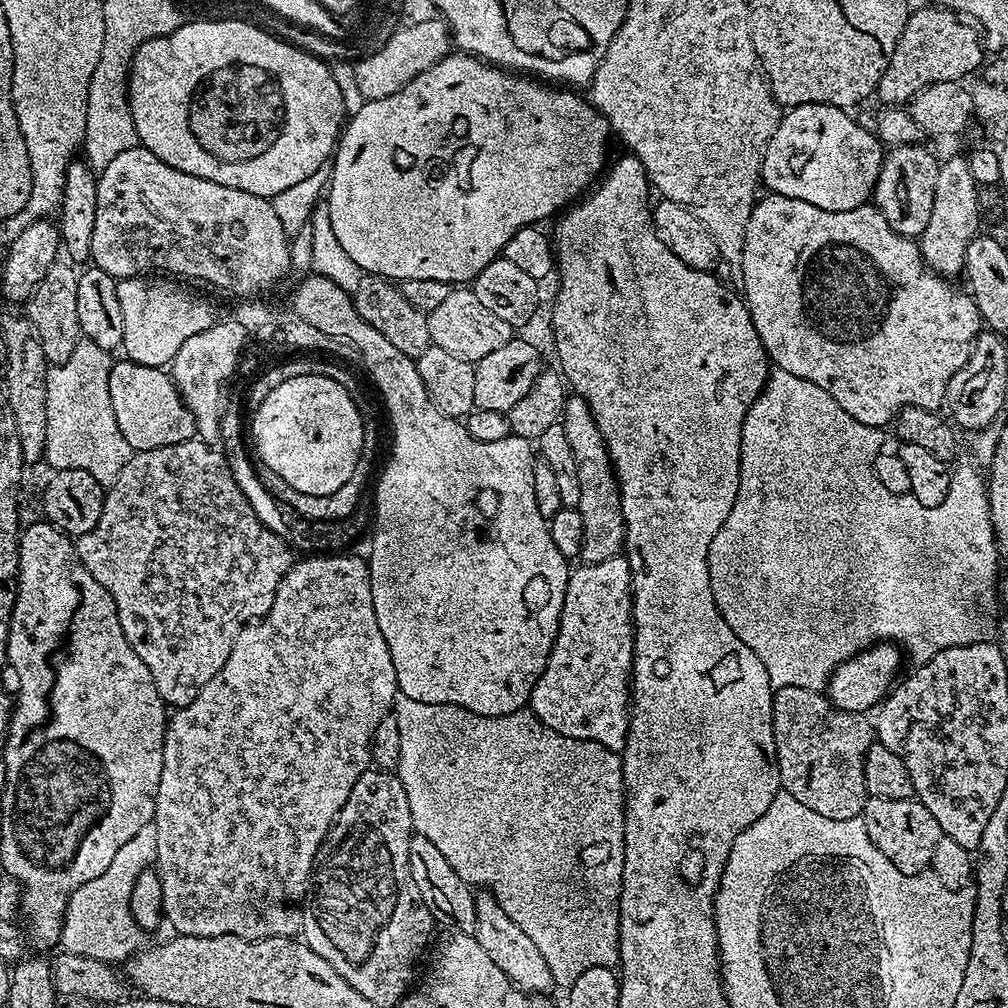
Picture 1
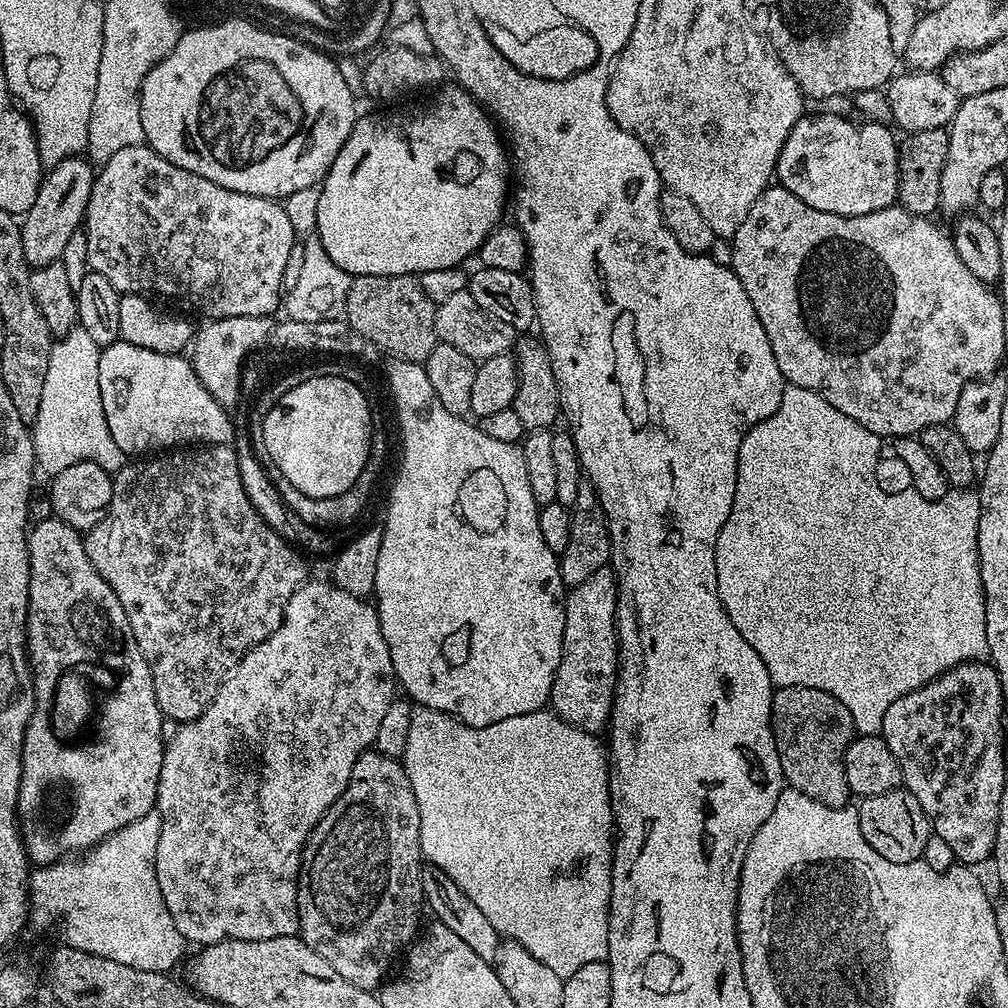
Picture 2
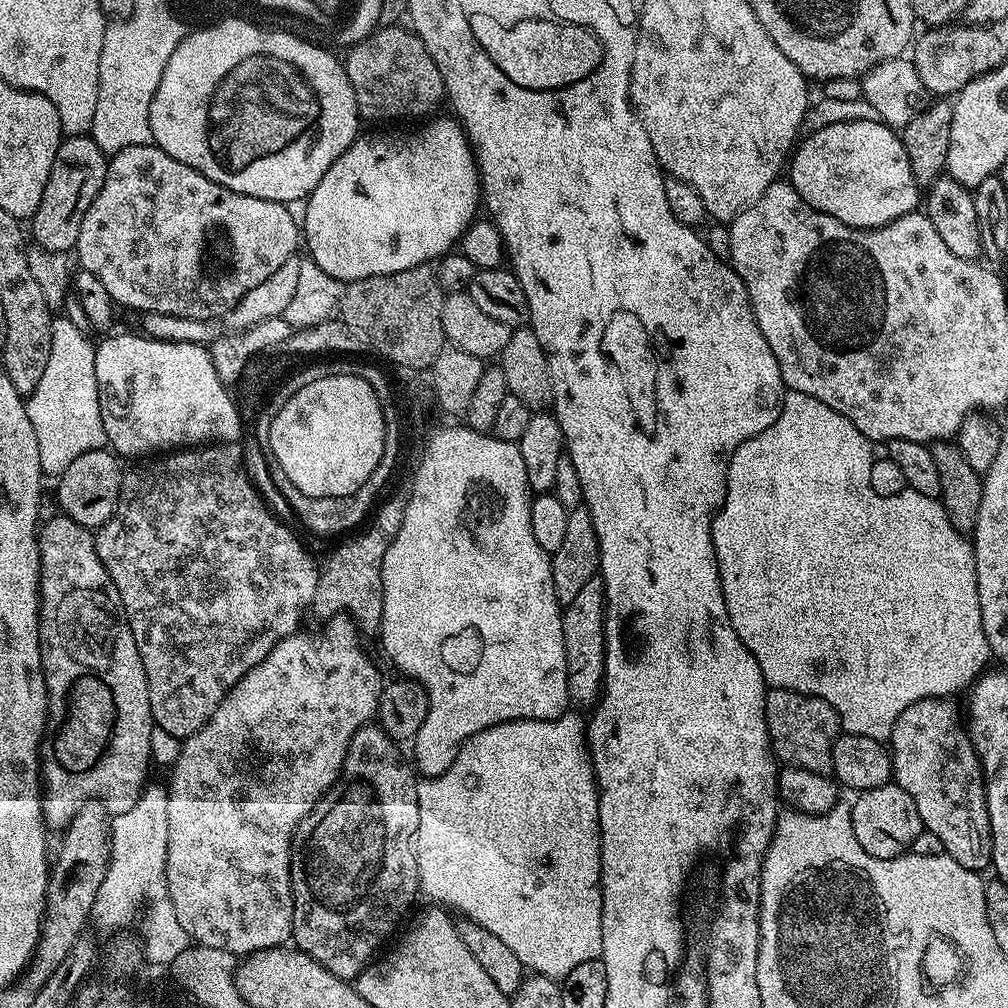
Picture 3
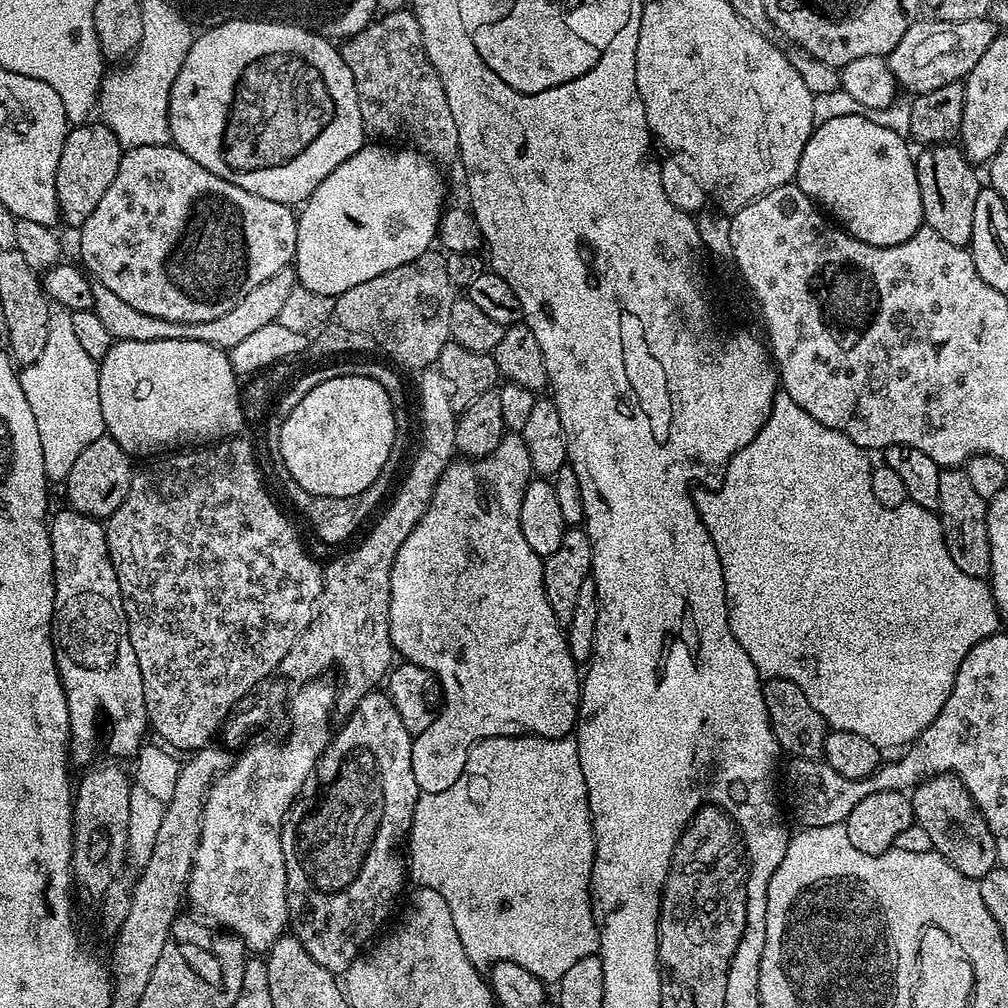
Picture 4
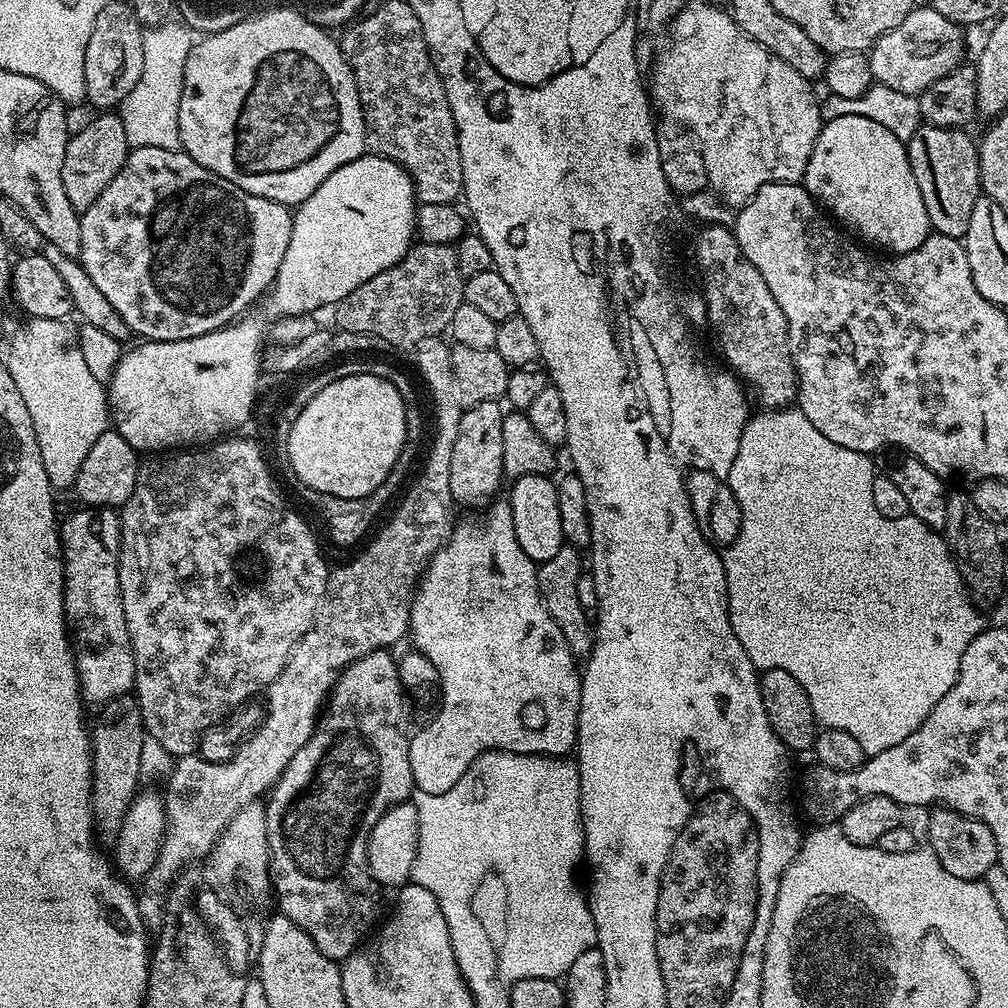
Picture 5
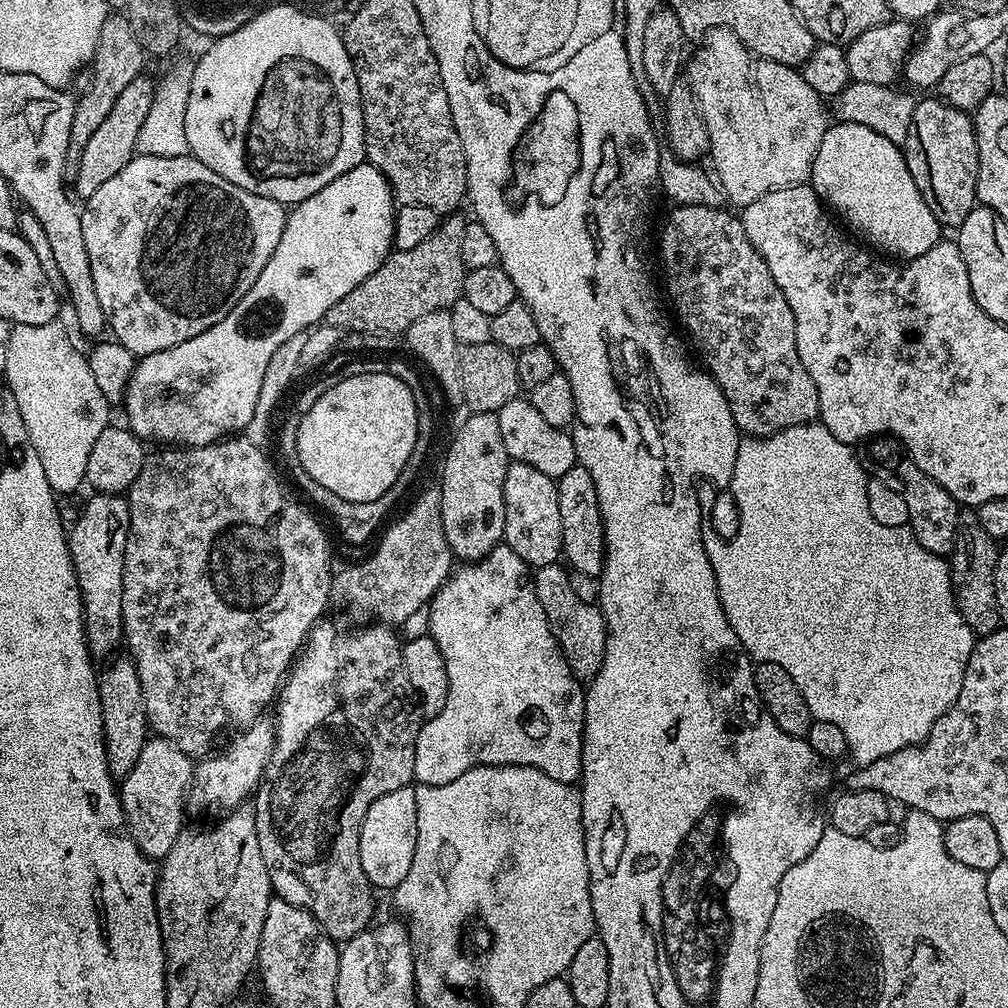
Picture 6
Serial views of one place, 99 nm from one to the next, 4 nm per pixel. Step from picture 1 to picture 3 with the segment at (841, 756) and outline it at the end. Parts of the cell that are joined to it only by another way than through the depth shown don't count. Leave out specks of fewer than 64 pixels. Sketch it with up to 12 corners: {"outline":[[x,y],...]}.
{"outline":[[764,693],[768,741],[789,768],[829,775],[840,716],[821,696]]}

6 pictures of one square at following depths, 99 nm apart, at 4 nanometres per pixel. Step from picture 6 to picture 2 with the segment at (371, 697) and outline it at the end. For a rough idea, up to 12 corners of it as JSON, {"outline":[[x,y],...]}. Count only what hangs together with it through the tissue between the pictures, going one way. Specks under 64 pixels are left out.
{"outline":[[375,750],[304,844],[300,939],[379,989],[426,908],[418,802]]}

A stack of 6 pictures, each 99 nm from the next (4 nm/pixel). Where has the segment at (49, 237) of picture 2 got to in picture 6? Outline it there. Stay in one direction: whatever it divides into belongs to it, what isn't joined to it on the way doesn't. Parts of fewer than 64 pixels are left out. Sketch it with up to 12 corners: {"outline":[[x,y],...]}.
{"outline":[[142,74],[94,130],[74,181],[87,198],[137,155],[156,93]]}

